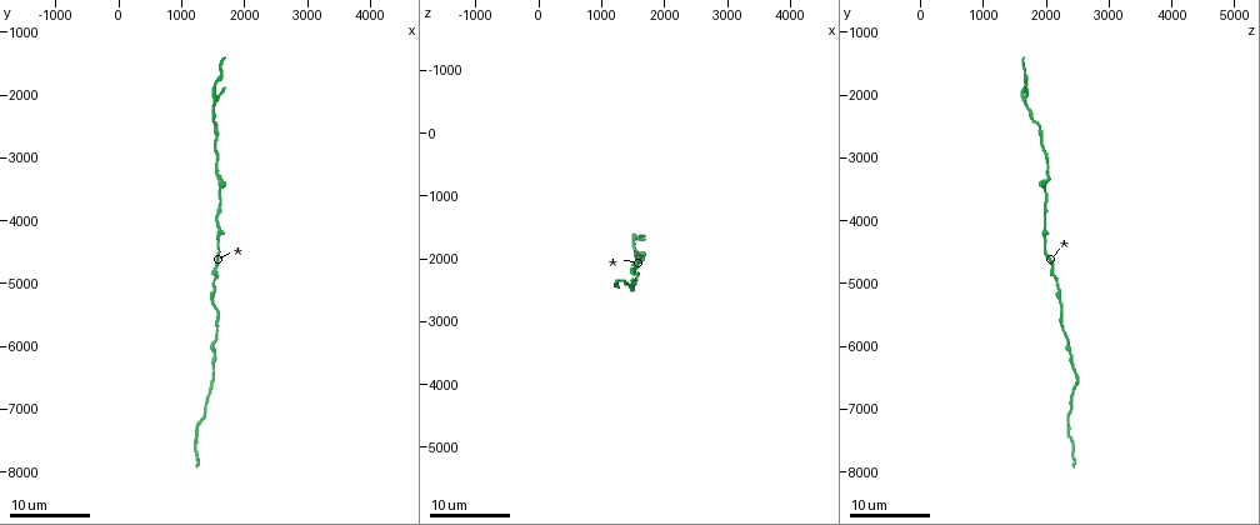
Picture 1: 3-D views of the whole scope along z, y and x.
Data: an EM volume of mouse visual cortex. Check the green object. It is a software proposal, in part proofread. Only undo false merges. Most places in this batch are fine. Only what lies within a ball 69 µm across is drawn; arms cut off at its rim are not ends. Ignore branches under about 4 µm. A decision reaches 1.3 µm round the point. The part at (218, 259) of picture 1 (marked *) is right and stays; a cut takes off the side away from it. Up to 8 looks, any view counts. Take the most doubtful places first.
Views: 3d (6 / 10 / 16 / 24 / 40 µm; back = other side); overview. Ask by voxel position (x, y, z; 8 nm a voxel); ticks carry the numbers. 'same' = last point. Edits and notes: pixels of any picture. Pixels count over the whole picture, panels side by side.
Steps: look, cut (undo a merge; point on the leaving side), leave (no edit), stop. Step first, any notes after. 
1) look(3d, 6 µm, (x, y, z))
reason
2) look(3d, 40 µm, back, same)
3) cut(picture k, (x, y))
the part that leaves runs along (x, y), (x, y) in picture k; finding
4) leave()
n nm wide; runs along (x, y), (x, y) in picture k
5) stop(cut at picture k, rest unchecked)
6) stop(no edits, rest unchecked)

look(3d, 24 µm, (1600, 4100, 2000))
three arms meet

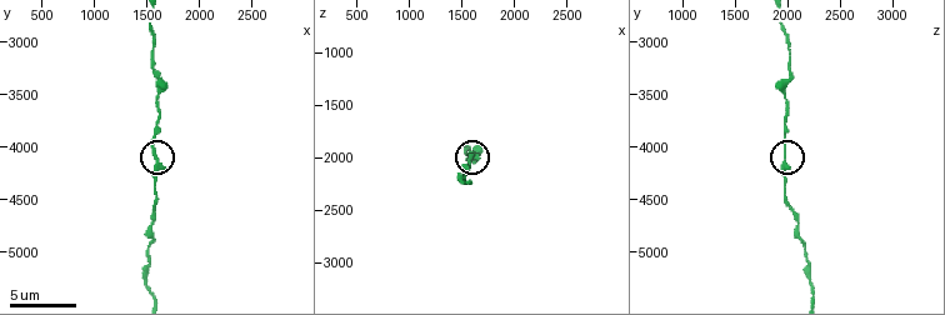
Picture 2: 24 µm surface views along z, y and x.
look(3d, 10 µm, (1560, 4060, 1980))
closer look

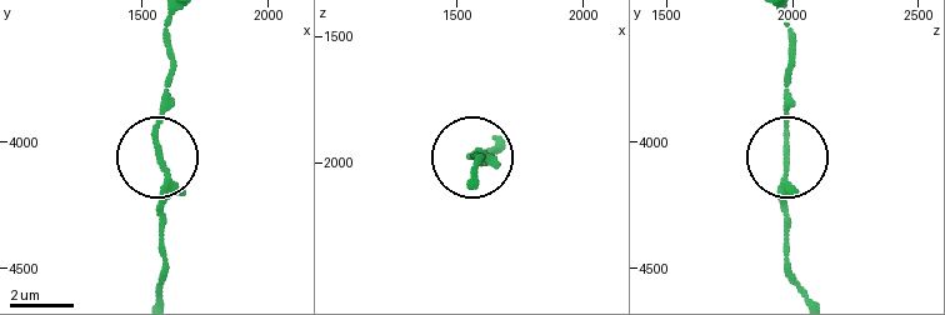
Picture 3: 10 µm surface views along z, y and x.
leave()
150 nm wide; runs along (808, 294), (784, 249), (784, 74) in picture 3; one cell here

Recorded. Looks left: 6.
look(3d, 10 µm, (1600, 3280, 2060))
calibre changes

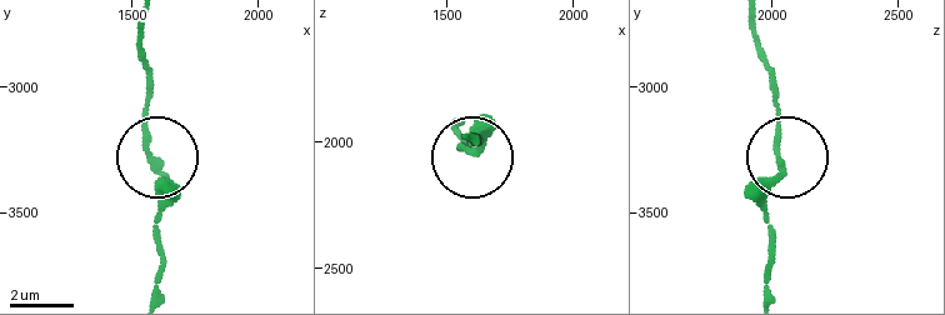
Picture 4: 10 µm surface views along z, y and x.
leave()
runs along (151, 293), (163, 251), (149, 69) in picture 4; continuous, no second cell

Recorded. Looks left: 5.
look(3d, 24 µm, (1500, 2200, 1700))
narrows sharply

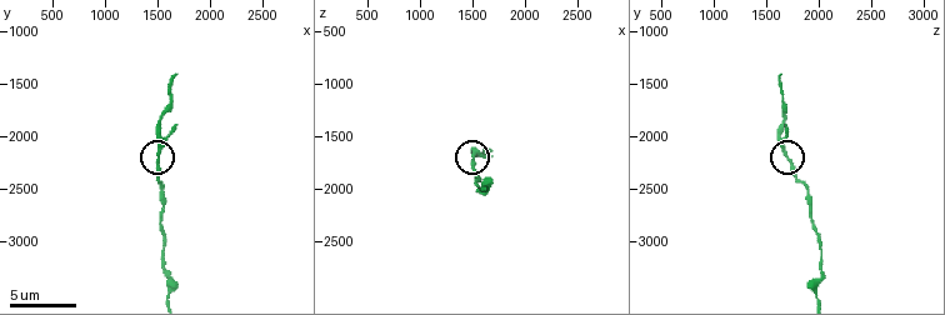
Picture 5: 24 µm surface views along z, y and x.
look(3d, 10 µm, (1500, 2200, 1720))

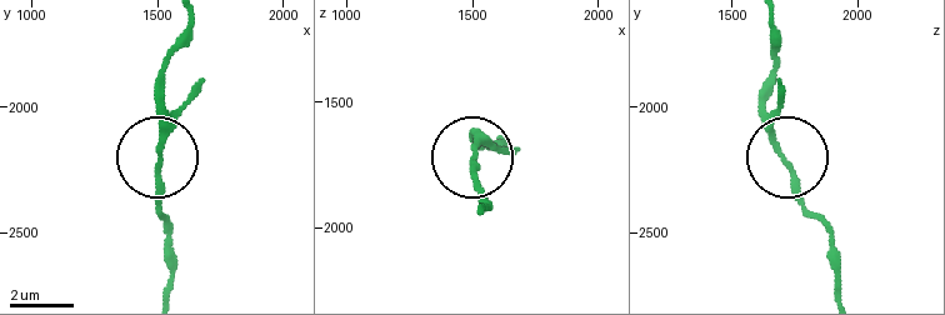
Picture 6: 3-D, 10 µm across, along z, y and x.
leave()
160 nm wide; runs along (841, 290), (830, 234), (766, 120), (761, 83) in picture 6; all the same cell

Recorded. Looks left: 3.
look(3d, 16 µm, (1450, 6250, 2400))
thick turns thin

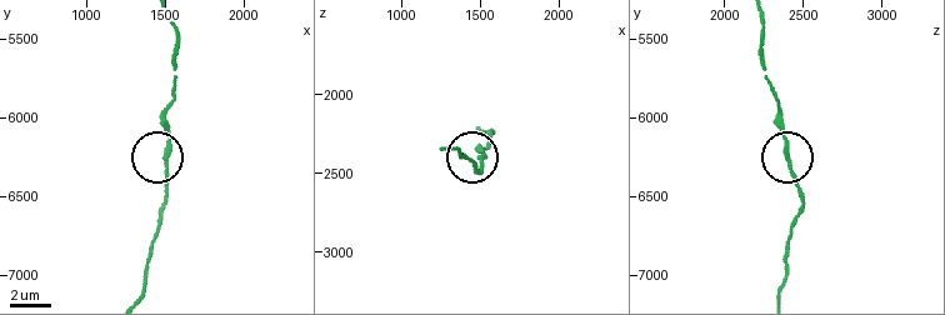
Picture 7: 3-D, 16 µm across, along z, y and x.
look(3d, 6 µm, (1520, 6240, 2380))

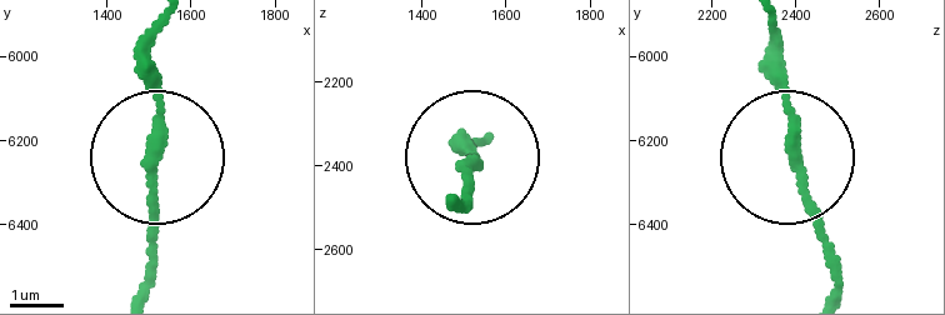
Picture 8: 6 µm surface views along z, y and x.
leave()
runs along (771, 26), (789, 160), (829, 276) in picture 8; all the same cell

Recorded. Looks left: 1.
stop(no edits, rest unchecked)

